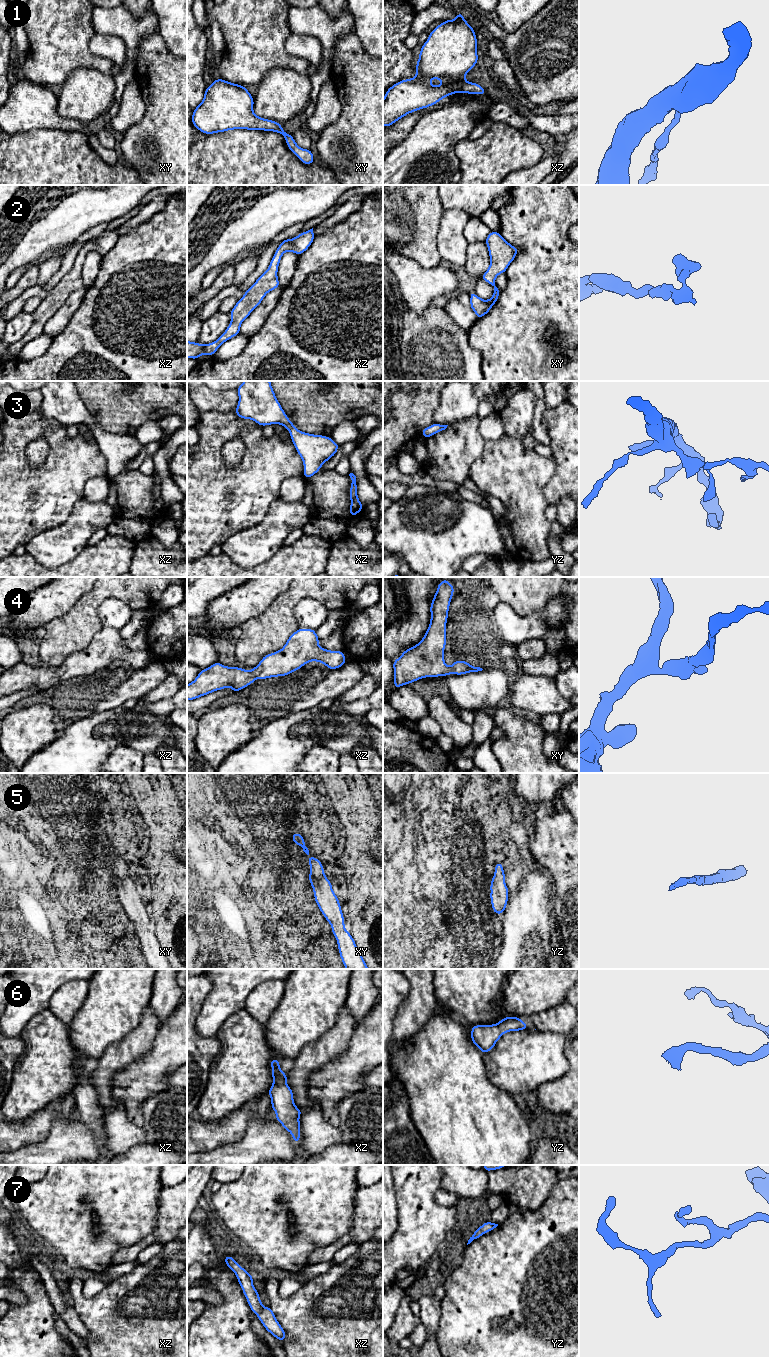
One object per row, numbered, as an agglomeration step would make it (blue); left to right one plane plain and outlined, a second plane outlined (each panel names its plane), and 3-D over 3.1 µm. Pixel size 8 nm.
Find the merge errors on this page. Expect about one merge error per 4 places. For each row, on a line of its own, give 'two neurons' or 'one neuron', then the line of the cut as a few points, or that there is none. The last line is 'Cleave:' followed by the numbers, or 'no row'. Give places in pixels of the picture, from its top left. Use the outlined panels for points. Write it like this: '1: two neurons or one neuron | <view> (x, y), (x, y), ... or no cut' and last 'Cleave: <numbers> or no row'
1: one neuron | no cut
2: one neuron | no cut
3: one neuron | no cut
4: one neuron | no cut
5: one neuron | no cut
6: one neuron | no cut
7: one neuron | no cut
Cleave: no row

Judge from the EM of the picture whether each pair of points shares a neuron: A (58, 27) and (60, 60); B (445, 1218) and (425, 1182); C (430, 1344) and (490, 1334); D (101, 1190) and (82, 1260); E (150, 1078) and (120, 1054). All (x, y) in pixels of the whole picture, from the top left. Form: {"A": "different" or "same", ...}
{"A": "same", "B": "same", "C": "different", "D": "same", "E": "different"}

